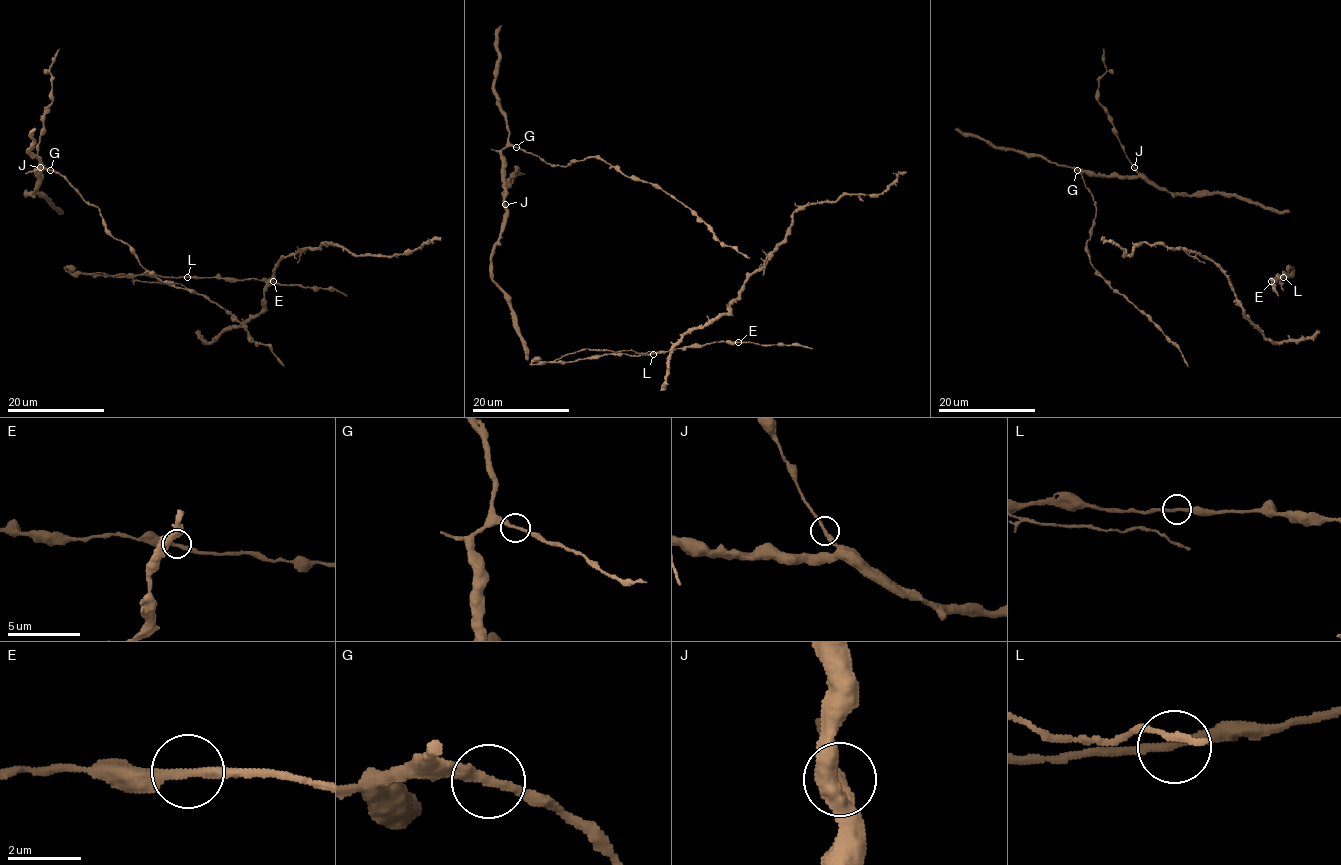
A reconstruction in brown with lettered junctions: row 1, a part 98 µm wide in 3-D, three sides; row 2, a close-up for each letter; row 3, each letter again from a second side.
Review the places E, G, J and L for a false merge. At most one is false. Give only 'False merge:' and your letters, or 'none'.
False merge: none

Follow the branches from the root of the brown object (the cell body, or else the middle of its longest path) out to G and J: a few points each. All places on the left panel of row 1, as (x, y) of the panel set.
G: (81, 196), (63, 176), (51, 170)
J: (81, 196), (63, 176), (52, 170), (38, 169), (37, 175), (41, 173), (40, 168)

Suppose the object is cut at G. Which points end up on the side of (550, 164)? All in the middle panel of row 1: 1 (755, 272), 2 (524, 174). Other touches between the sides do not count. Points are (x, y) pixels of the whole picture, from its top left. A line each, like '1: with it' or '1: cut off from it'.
1: cut off from it
2: cut off from it

